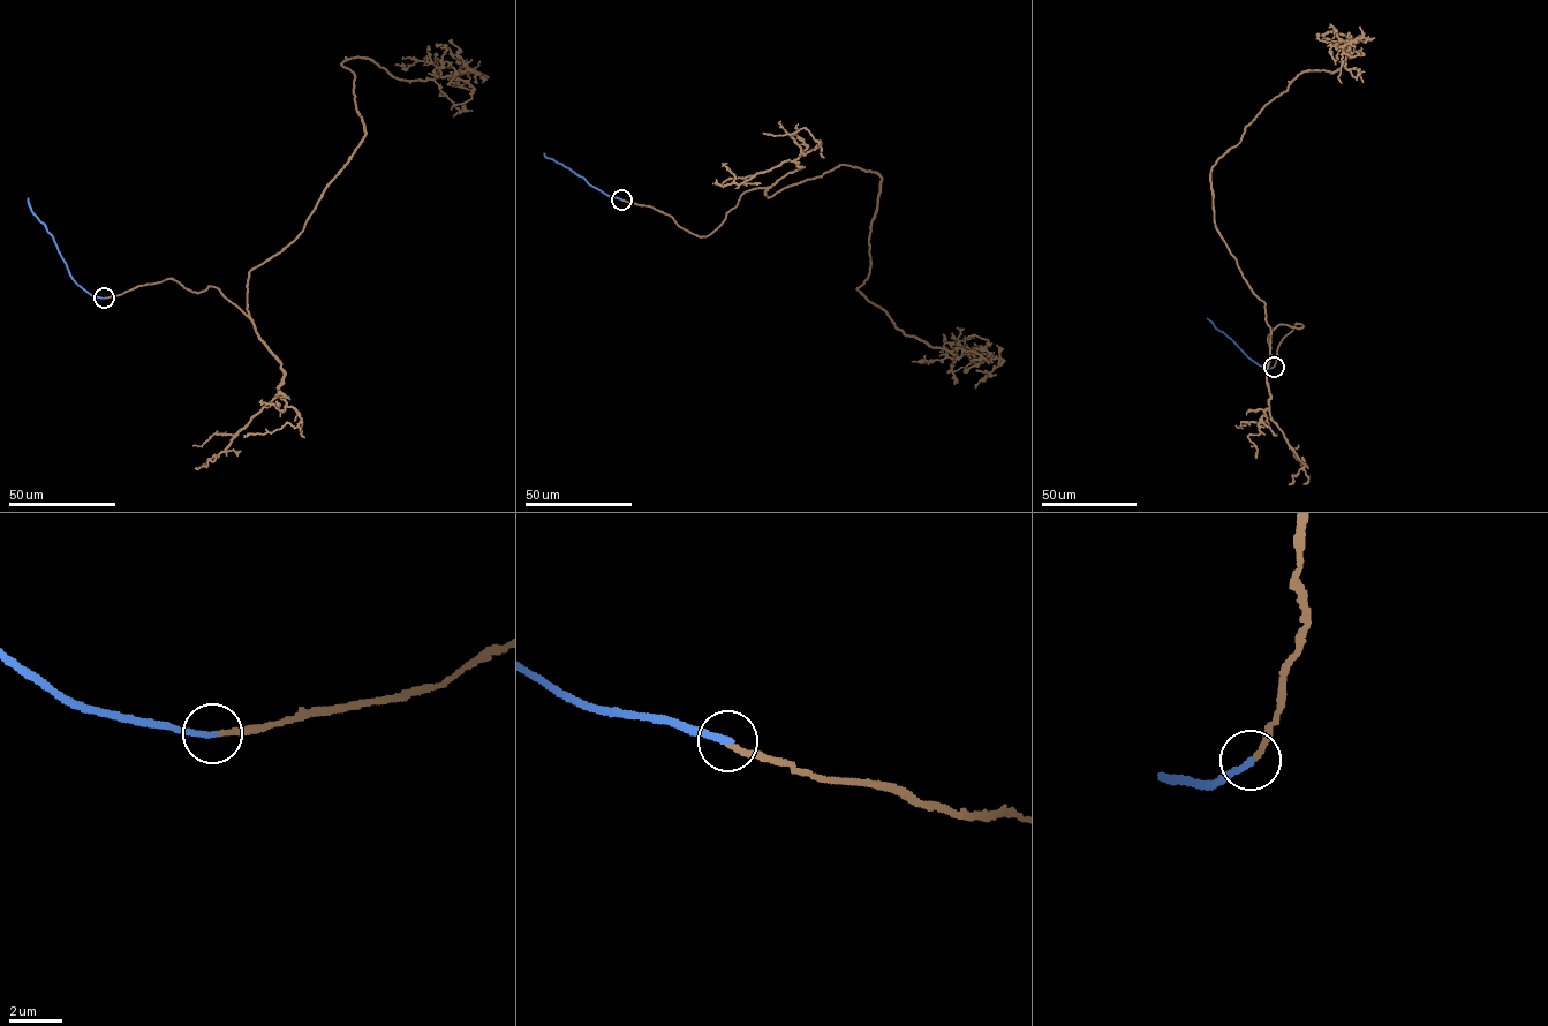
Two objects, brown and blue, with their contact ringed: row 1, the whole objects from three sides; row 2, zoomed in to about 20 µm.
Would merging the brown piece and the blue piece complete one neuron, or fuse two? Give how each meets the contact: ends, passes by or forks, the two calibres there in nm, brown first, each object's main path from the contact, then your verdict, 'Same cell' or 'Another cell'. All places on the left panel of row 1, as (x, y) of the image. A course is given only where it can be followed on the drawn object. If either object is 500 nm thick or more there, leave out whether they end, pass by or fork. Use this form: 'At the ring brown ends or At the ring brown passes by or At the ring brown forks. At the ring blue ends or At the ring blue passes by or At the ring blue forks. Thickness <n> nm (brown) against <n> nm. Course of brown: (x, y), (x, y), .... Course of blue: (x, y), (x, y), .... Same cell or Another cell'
At the ring brown ends. At the ring blue ends. Thickness 190 nm (brown) against 240 nm. Course of brown: (104, 298), (171, 278), (248, 317), (249, 272), (303, 229), (365, 133), (341, 62), (478, 74), (436, 44). Course of blue: (104, 298), (92, 295), (73, 278), (54, 239), (31, 210), (27, 197). Same cell

